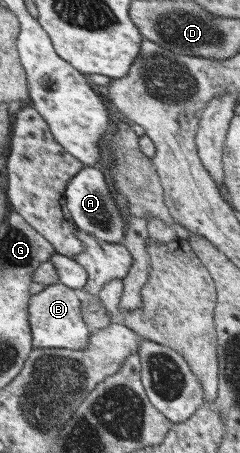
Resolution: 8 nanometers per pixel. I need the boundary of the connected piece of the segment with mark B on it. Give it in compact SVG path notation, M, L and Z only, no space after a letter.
M61 282L51 285L32 296L30 302L30 322L34 346L37 349L73 349L87 348L94 330L84 321L80 291Z

